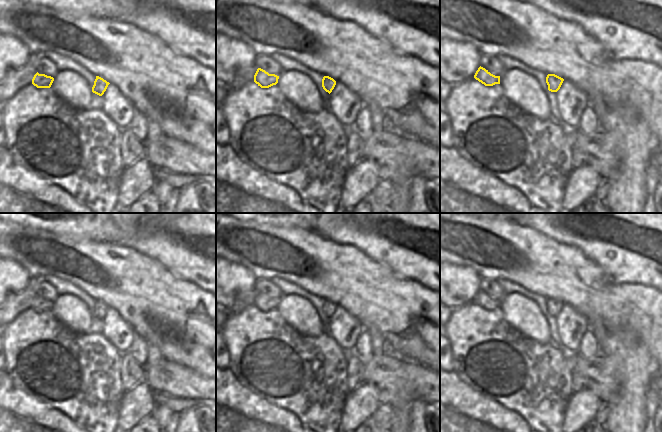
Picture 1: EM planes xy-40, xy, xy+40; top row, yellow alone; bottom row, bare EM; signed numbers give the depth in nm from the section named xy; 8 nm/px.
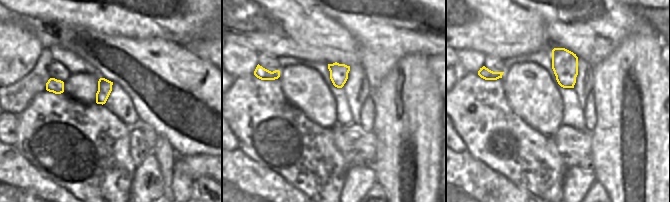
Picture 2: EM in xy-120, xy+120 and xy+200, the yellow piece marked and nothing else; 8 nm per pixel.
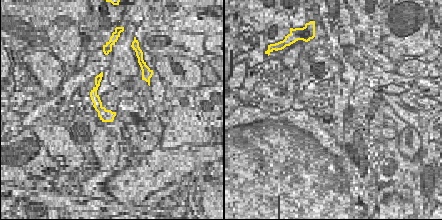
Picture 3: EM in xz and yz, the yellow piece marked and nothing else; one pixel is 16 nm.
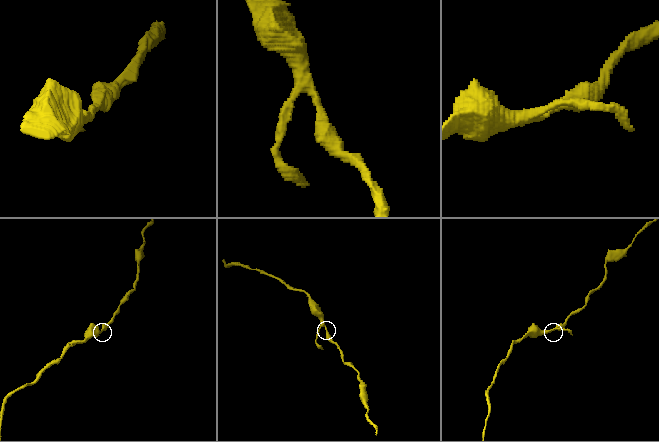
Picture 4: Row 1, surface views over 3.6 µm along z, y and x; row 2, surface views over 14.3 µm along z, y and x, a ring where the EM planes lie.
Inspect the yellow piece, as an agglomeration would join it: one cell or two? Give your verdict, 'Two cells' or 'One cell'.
One cell

